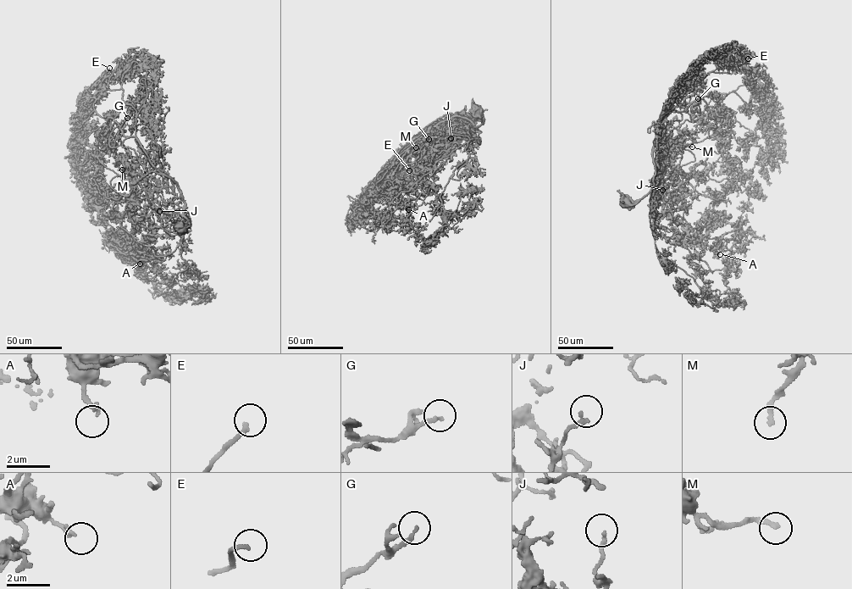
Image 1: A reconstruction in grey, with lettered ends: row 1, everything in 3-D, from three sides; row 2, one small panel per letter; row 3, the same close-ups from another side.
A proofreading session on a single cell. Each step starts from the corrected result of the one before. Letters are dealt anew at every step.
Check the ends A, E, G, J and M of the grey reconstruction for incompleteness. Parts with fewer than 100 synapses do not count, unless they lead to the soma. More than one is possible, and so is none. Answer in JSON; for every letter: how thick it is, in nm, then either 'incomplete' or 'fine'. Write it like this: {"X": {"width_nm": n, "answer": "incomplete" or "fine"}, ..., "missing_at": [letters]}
{"A": {"width_nm": 200, "answer": "fine"}, "E": {"width_nm": 200, "answer": "incomplete"}, "G": {"width_nm": 180, "answer": "fine"}, "J": {"width_nm": 180, "answer": "fine"}, "M": {"width_nm": 200, "answer": "fine"}, "missing_at": ["E"]}

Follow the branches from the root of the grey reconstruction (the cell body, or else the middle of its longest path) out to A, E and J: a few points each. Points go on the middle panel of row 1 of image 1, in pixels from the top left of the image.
A: (476, 111), (481, 122), (477, 139), (442, 157), (410, 190), (401, 191), (392, 202), (406, 203), (408, 209)
E: (476, 111), (481, 122), (478, 132), (456, 113), (440, 117), (443, 122), (410, 154), (404, 171), (409, 170)
J: (476, 111), (476, 117), (481, 122), (478, 130), (462, 130), (455, 139), (450, 138)

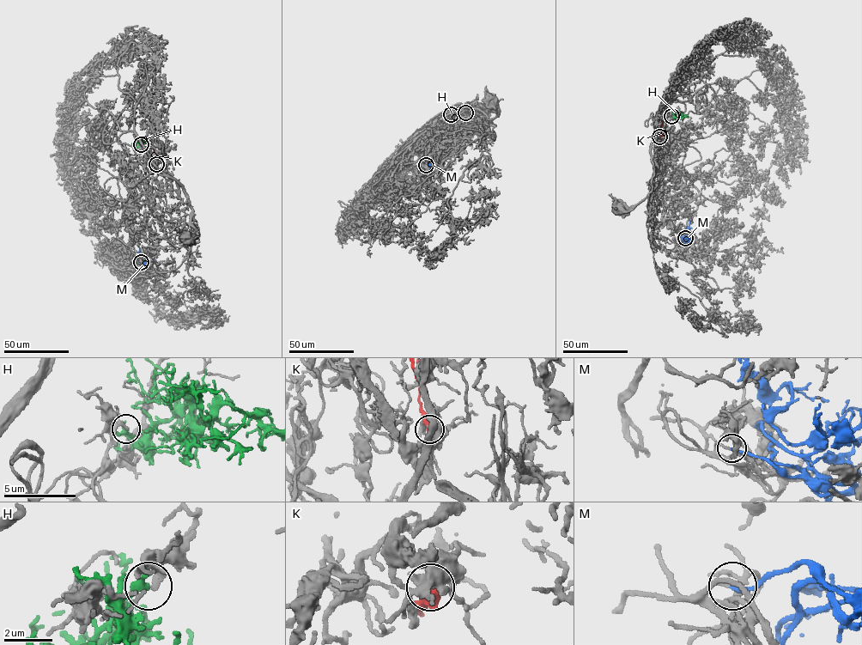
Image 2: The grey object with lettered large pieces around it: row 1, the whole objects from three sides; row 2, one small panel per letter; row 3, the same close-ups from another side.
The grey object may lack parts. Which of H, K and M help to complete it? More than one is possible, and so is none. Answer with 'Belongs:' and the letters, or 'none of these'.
Belongs: M

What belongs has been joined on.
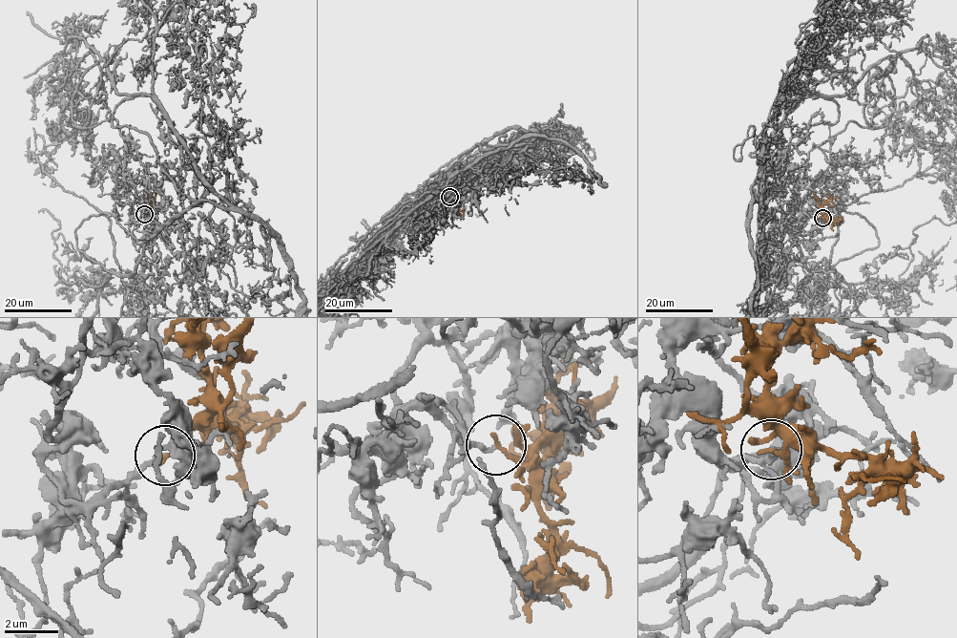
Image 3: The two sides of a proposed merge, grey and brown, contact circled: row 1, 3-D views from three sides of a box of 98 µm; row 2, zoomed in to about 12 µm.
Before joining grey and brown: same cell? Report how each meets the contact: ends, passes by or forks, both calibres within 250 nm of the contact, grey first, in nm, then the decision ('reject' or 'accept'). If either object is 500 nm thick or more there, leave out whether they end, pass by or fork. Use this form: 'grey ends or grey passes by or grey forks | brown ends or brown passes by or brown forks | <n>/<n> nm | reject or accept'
grey ends | brown ends | 140/170 nm | reject

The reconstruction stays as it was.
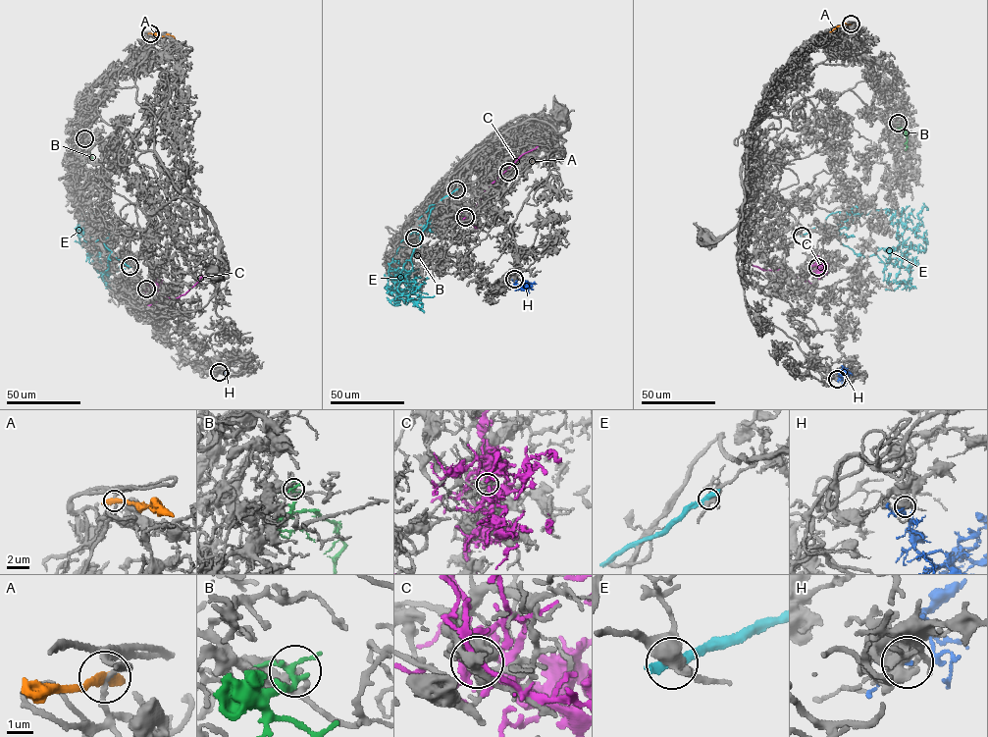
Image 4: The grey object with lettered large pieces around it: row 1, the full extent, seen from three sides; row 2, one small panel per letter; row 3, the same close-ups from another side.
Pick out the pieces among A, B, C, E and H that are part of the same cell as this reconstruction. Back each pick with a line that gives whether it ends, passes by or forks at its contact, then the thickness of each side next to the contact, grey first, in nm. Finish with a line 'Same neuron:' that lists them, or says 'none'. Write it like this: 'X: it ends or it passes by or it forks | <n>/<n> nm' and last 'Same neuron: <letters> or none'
Same neuron: none

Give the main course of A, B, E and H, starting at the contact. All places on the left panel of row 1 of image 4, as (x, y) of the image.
A: (149, 32), (173, 35), (174, 40)
B: (84, 138), (83, 141), (91, 145), (89, 158), (83, 163)
E: (130, 266), (103, 241), (86, 237), (77, 227), (79, 241), (78, 216), (93, 213)
H: (219, 372), (238, 352)

